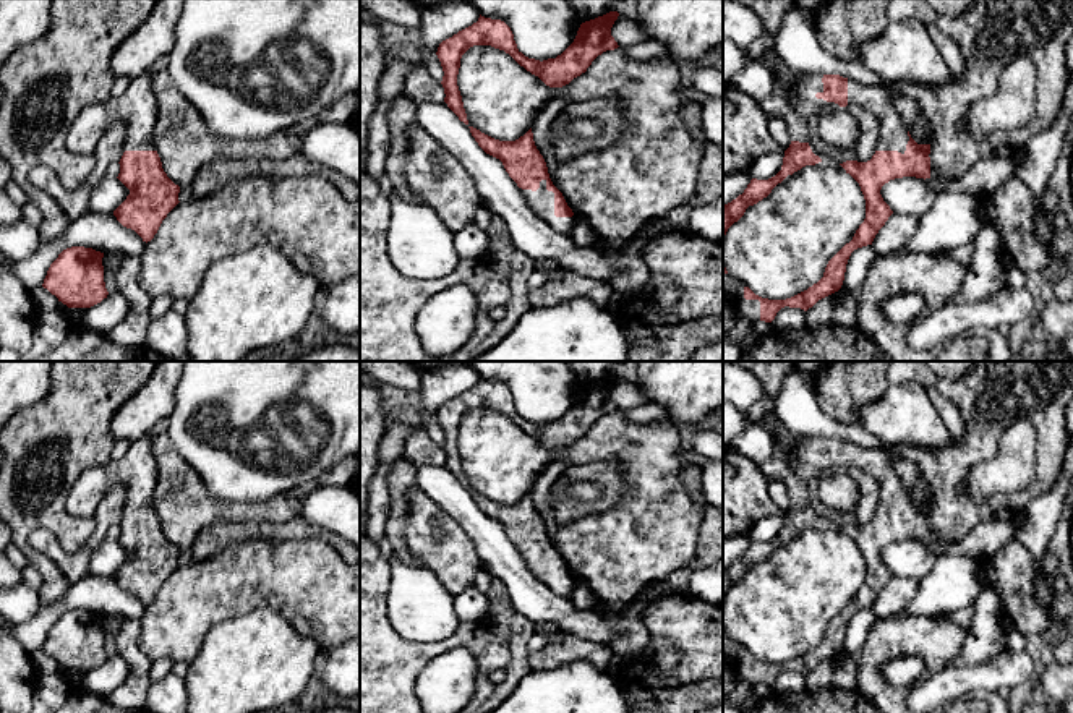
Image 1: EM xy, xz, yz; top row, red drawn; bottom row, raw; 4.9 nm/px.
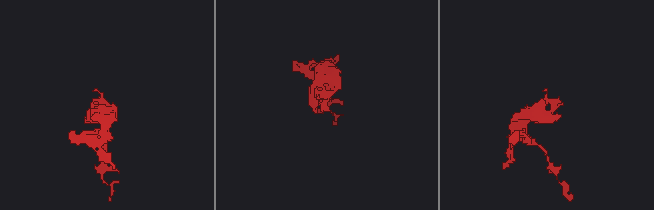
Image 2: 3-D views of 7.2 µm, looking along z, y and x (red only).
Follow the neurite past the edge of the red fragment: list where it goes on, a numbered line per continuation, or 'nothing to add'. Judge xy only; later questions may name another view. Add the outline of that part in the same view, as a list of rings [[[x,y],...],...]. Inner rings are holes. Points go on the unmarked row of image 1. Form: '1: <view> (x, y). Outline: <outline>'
1: xy (136, 470). Outline: [[[147,438],[133,441],[120,459],[88,467],[66,496],[66,510],[75,517],[92,517],[113,485],[126,489],[125,514],[156,514],[157,463]]]

